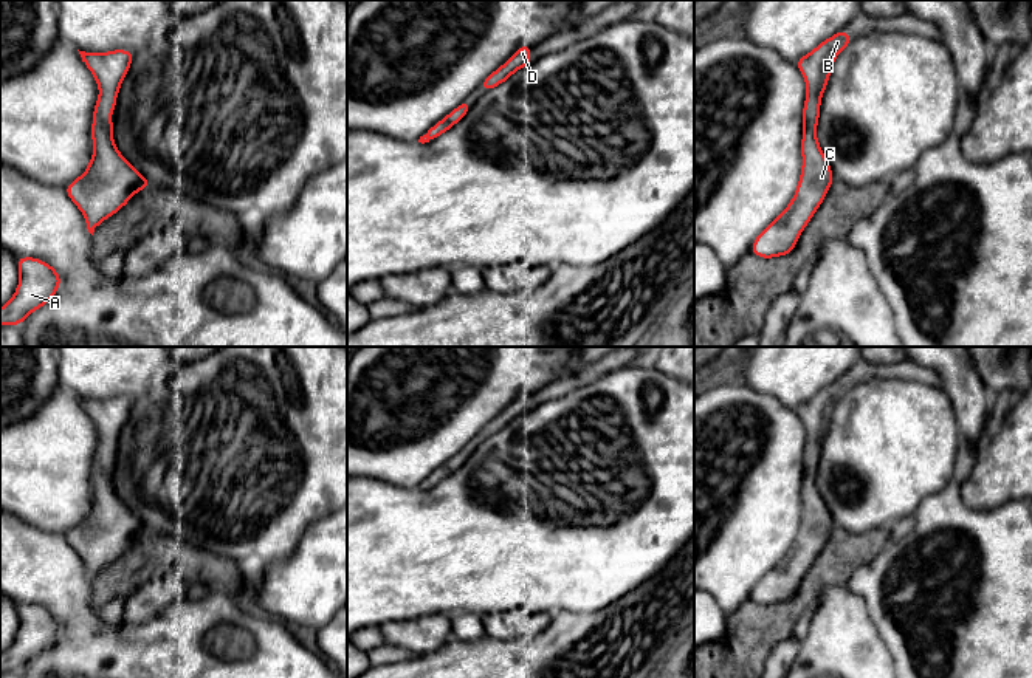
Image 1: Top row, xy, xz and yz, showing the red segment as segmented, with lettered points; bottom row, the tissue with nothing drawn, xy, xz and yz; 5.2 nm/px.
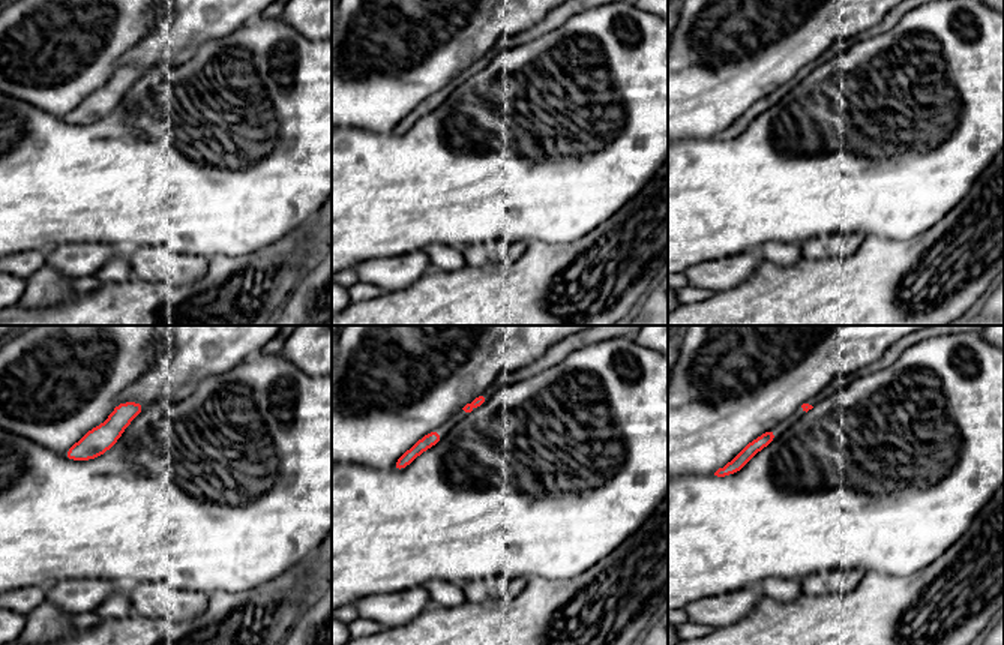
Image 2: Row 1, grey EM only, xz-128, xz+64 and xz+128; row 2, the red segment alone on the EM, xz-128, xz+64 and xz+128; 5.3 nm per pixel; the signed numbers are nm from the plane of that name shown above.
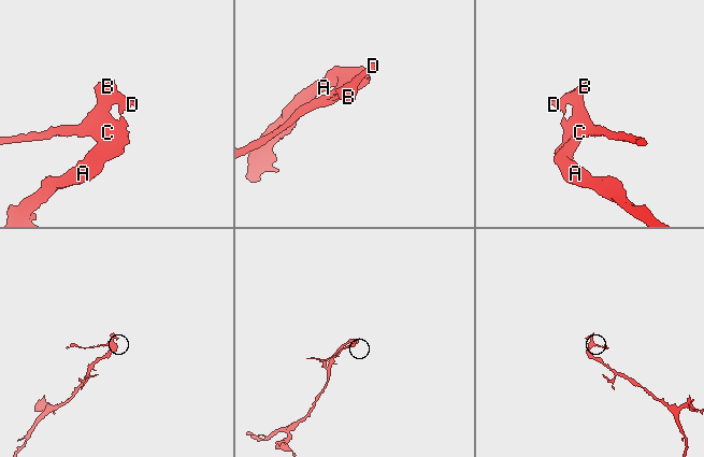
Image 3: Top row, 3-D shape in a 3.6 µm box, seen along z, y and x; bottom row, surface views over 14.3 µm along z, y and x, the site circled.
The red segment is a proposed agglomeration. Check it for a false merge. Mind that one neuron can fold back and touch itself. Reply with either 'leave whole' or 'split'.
leave whole

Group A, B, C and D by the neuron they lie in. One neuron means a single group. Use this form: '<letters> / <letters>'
A B C D

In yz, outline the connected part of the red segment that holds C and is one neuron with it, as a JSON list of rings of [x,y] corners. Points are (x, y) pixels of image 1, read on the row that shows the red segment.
[[[840,29],[795,62],[807,93],[803,107],[801,176],[789,206],[752,243],[750,251],[759,259],[789,255],[832,186],[834,173],[818,144],[817,125],[835,57],[852,40]]]

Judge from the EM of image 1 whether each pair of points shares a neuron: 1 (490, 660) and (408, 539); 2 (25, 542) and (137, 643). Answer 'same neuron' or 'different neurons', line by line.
1: different neurons
2: same neuron

